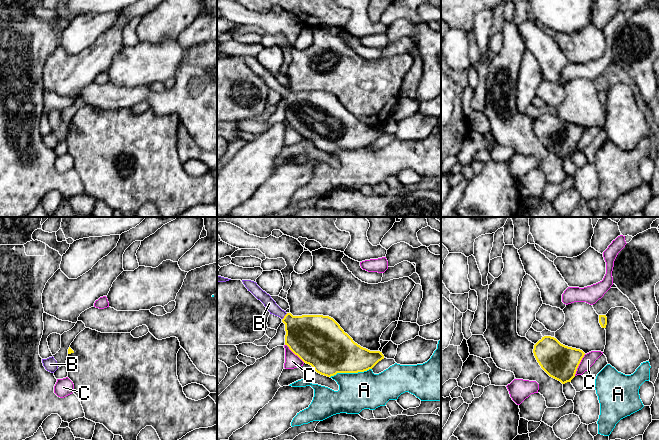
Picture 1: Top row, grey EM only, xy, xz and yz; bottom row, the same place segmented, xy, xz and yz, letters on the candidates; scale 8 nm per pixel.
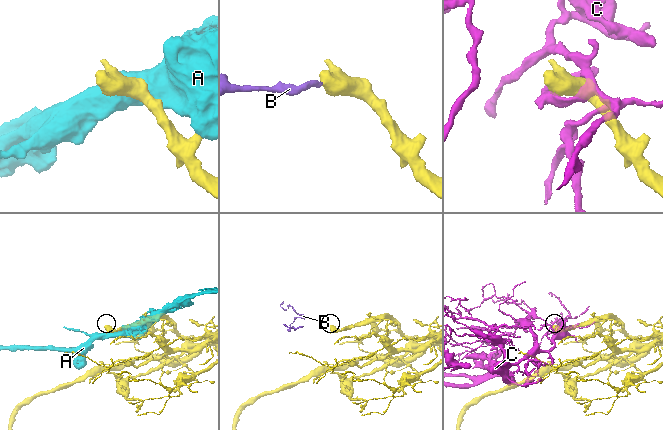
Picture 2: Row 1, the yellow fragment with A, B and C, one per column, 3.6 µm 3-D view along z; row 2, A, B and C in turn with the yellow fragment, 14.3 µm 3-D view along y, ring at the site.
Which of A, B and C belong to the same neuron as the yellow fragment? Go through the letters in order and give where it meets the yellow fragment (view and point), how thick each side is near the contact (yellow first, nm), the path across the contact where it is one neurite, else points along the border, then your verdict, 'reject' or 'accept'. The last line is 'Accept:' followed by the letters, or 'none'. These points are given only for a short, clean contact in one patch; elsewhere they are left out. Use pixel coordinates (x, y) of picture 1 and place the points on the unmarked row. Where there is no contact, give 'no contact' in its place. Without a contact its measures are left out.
A: meets yellow in xz at (350, 148); 380 nm thick on the yellow side, 300 nm on the other; reject
B: meets yellow in xz at (284, 92); 360 nm thick on the yellow side, 90 nm on the other; runs through xz (308, 112), (284, 92), (269, 79); accept
C: meets yellow in yz at (578, 141); 280 nm thick on the yellow side, 100 nm on the other; reject
Accept: B

